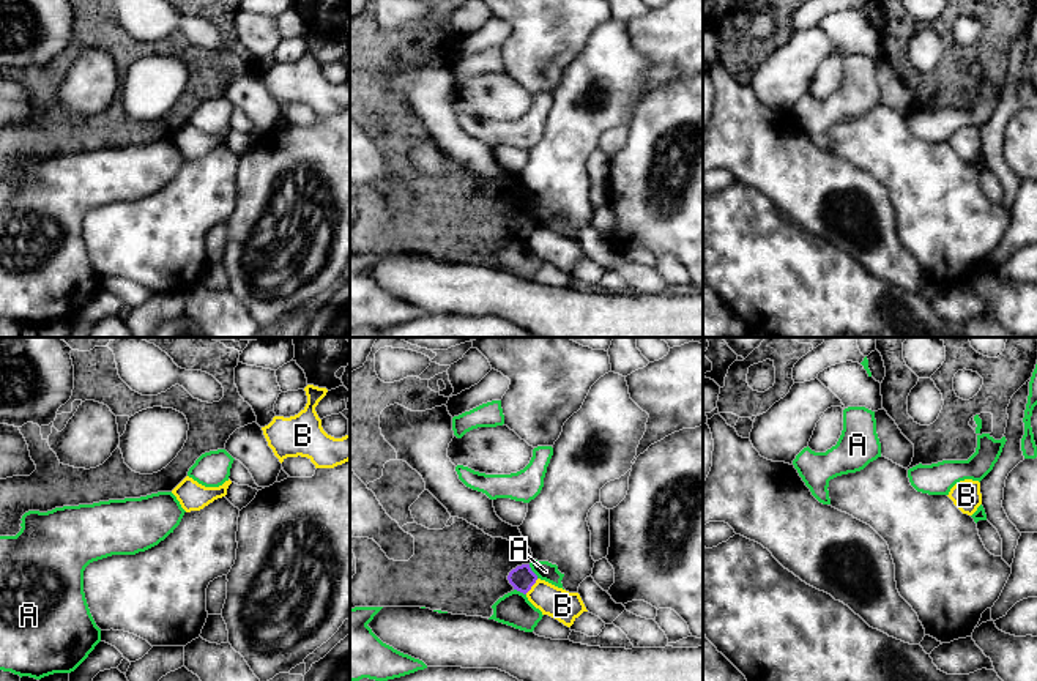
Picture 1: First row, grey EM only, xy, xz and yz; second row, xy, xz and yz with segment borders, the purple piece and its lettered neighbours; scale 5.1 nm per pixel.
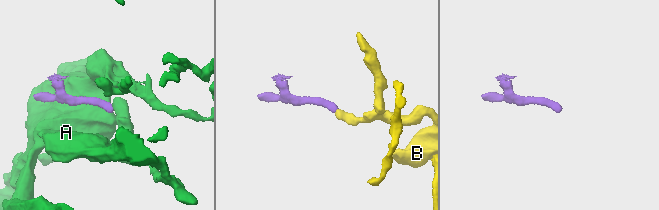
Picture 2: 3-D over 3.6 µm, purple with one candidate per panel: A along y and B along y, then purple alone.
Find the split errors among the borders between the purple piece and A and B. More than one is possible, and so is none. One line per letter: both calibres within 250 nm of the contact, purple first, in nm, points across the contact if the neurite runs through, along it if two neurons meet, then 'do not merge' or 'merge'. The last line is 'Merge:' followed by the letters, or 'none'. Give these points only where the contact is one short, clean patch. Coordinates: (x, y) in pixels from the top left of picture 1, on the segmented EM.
A: calibres 120 and 100 nm; do not merge
B: calibres 120 and 160 nm; border xz (538, 579), (525, 593); do not merge
Merge: none

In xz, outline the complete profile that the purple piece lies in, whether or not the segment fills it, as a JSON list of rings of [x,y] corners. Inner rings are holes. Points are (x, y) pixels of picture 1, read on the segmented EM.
[[[522,564],[509,572],[507,580],[514,590],[526,594],[536,583],[537,575],[531,571],[530,564]]]

